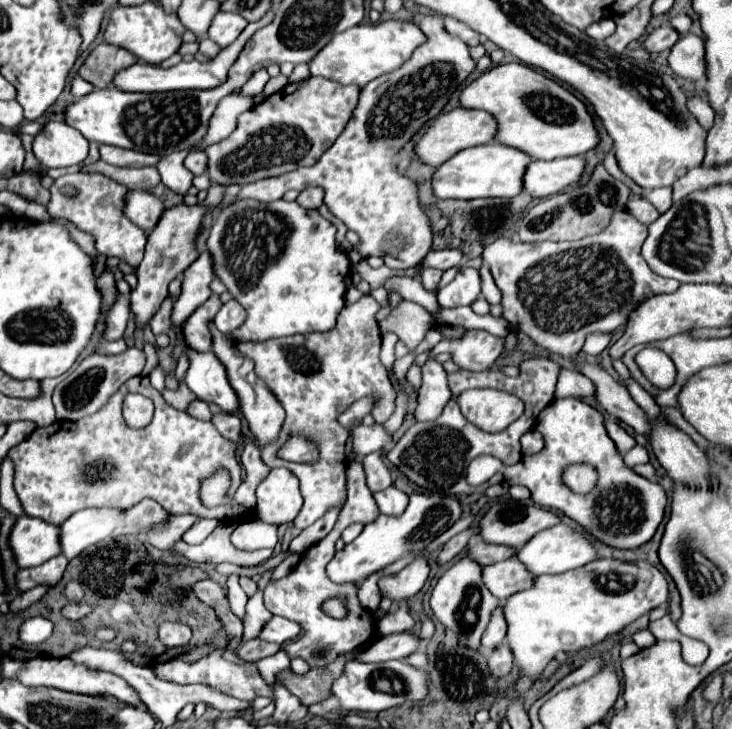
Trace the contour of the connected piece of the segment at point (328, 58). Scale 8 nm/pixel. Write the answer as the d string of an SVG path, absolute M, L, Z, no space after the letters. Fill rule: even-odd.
M408 20L398 22L380 22L380 24L358 24L356 28L348 28L348 32L340 32L334 36L310 62L310 74L322 76L326 80L336 80L338 84L358 84L360 88L366 86L370 80L396 70L410 58L414 48L424 42L424 34L420 28Z

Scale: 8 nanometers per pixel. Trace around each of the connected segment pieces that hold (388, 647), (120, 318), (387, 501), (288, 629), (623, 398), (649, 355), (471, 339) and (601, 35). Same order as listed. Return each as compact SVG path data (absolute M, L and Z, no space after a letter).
M410 632L404 634L392 634L382 636L376 642L372 642L364 652L356 654L354 660L358 662L386 662L386 660L402 660L410 656L414 650L418 650L422 642L412 636Z
M120 294L118 300L116 300L116 304L112 306L112 310L110 310L110 314L108 314L104 336L106 336L108 340L118 340L118 338L122 338L124 328L126 328L126 322L128 322L128 298L124 298L124 296Z
M396 486L374 492L374 500L380 508L380 514L402 514L408 504L408 496L400 492Z
M272 616L260 630L258 638L264 642L276 642L276 644L284 644L288 640L292 640L294 636L300 634L300 626L296 622L290 622L286 618L280 616Z
M584 364L580 366L580 370L596 384L598 388L596 400L608 414L616 416L620 422L628 424L638 434L644 434L644 436L650 434L650 422L646 420L644 410L630 398L624 384L620 384L610 374L606 374L602 368L592 366L592 364Z
M658 348L640 350L636 354L636 364L656 388L670 388L674 384L674 376L676 376L674 362L662 350Z
M466 330L460 338L442 338L432 348L429 359L435 359L439 353L452 354L452 360L472 372L490 370L498 356L502 354L504 340L492 336L486 330Z
M602 20L602 22L596 22L596 24L588 26L588 28L586 28L586 34L590 34L590 36L596 38L596 40L604 40L604 38L608 38L614 30L616 30L614 20Z

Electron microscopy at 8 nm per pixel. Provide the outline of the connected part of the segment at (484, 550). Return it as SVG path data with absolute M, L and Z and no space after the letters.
M478 542L468 550L468 556L472 556L472 560L476 560L482 566L494 564L494 562L502 562L508 560L516 554L516 548L510 546L498 546L498 544L488 544L488 542Z

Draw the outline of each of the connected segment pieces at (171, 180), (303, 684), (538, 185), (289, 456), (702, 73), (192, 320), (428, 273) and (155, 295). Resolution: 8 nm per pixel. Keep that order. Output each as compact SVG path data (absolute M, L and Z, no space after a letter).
M189 149L174 152L170 156L164 156L156 164L156 168L158 168L160 176L162 176L162 184L166 184L172 192L182 194L182 196L192 188L192 180L194 180L192 172L188 172L188 168L184 168L184 164L182 164L182 160L186 158L188 153Z
M338 658L336 662L332 662L324 668L310 668L302 676L294 674L288 668L288 670L282 670L280 674L276 674L276 680L280 684L284 684L284 688L288 688L294 696L298 696L304 706L310 706L310 704L320 702L330 696L330 686L332 686L334 678L338 678L342 674L342 668L346 662L348 662L346 658Z
M582 156L556 158L556 160L532 160L524 172L524 192L532 198L544 198L558 194L562 188L576 184L584 170Z
M292 436L284 444L284 448L278 452L278 456L284 460L292 460L292 462L314 462L318 458L318 450L306 438Z
M696 34L682 36L668 56L668 66L680 78L692 82L704 82L706 78L706 50L704 40Z
M212 294L184 324L184 342L187 346L198 351L210 351L212 347L212 335L209 330L211 322L218 310L222 308L222 302L218 294Z
M424 268L422 274L420 274L422 286L424 286L426 290L434 290L436 284L438 284L438 280L440 280L440 276L442 276L442 272L440 272L438 268Z
M178 204L174 208L168 208L156 228L148 234L148 244L144 252L144 260L140 262L136 276L138 276L138 286L130 292L130 304L132 312L136 316L136 324L146 326L148 320L154 316L154 312L160 308L162 300L168 296L168 282L172 282L178 274L182 274L198 256L198 246L196 246L196 234L200 228L204 208L198 206L186 206Z

